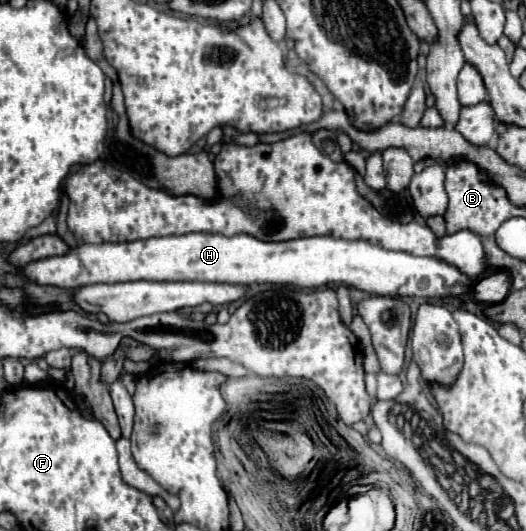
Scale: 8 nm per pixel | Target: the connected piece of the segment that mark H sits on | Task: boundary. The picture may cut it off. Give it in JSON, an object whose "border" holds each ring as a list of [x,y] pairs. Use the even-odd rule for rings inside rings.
{"border":[[[184,234],[184,236],[166,236],[166,238],[150,238],[136,240],[124,244],[78,244],[70,248],[64,256],[50,256],[42,260],[34,260],[26,264],[22,276],[28,282],[36,282],[40,286],[56,286],[56,288],[80,288],[96,282],[126,282],[126,280],[202,280],[202,282],[226,282],[226,284],[296,284],[302,288],[320,288],[326,284],[346,284],[360,288],[368,294],[376,296],[420,296],[420,298],[446,298],[464,294],[470,288],[470,278],[452,264],[438,258],[418,258],[406,252],[392,252],[382,246],[374,246],[366,240],[336,240],[328,236],[312,236],[298,238],[288,242],[262,242],[254,240],[254,236],[238,234],[238,236],[222,236],[222,234]]]}

